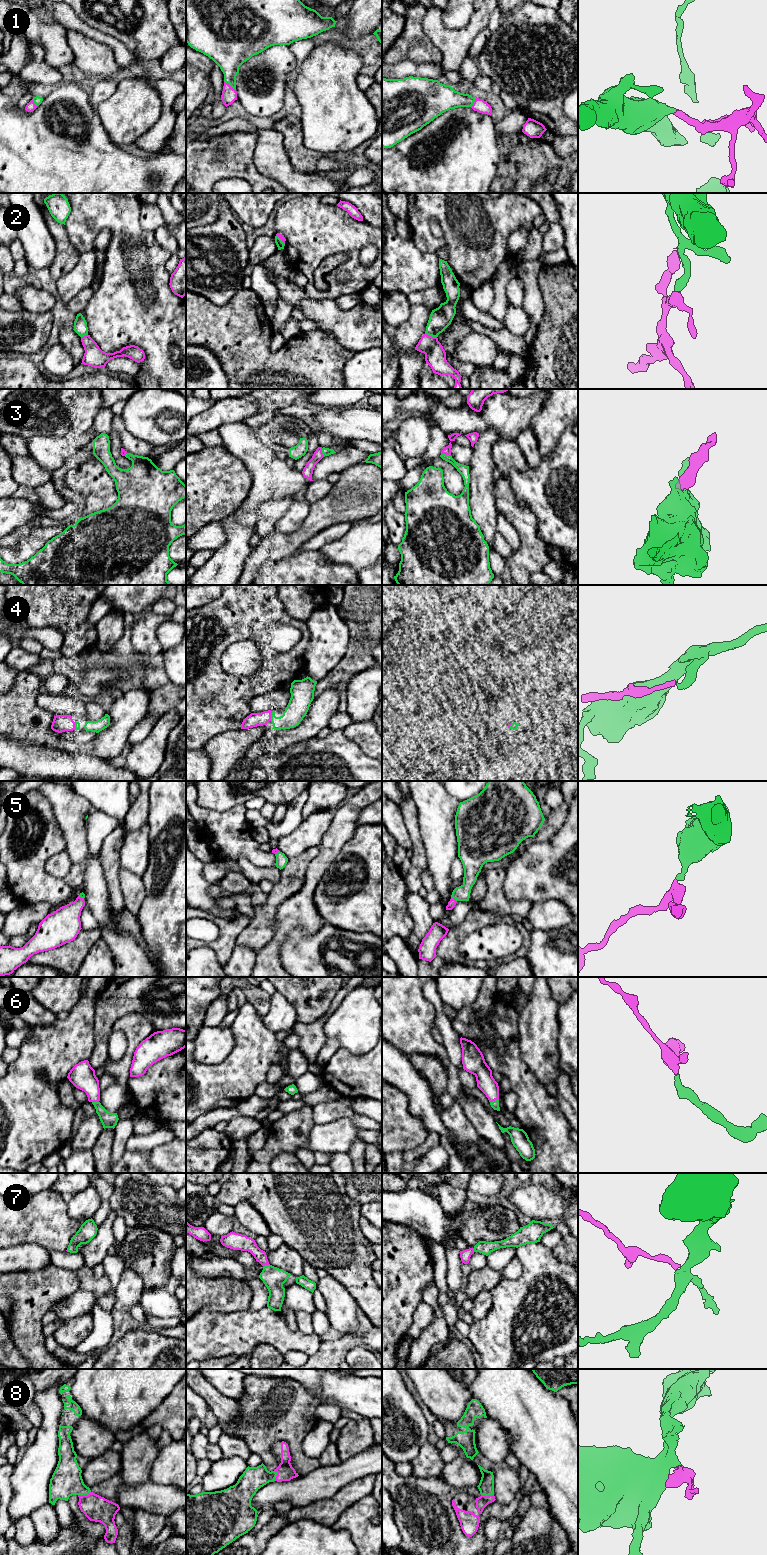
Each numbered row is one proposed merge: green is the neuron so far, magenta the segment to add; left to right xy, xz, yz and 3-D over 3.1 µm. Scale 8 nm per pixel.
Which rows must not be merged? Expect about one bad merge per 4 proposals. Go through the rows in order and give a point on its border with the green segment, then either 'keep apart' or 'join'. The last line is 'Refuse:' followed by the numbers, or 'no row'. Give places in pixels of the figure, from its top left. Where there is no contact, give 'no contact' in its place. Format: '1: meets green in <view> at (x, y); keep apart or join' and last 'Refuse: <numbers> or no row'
1: meets green in xz at (230, 85); join
2: meets green in yz at (431, 335); keep apart
3: meets green in yz at (445, 454); join
4: meets green in xz at (271, 716); join
5: meets green in yz at (454, 898); join
6: meets green in yz at (495, 1100); join
7: meets green in xz at (266, 1265); join
8: meets green in xy at (84, 1494); join
Refuse: 2

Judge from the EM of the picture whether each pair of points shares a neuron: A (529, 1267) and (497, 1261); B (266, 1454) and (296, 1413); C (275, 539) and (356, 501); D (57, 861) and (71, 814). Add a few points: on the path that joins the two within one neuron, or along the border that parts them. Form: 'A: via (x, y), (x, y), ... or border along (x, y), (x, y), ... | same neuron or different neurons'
A: border along (517, 1248), (515, 1260) | different neurons
B: via (266, 1444), (286, 1422) | same neuron
C: via (295, 539), (304, 533), (325, 512), (336, 507) | same neuron
D: border along (65, 849), (72, 863) | different neurons

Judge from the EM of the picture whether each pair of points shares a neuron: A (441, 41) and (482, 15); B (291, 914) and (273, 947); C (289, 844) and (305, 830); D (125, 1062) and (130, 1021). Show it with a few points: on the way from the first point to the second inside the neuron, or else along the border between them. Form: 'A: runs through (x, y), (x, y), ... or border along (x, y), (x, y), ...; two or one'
A: runs through (452, 41), (459, 41), (474, 26); one
B: runs through (286, 922), (281, 929), (278, 939); one
C: runs through (293, 842), (301, 834); one
D: runs through (130, 1052), (132, 1047), (132, 1031); one

